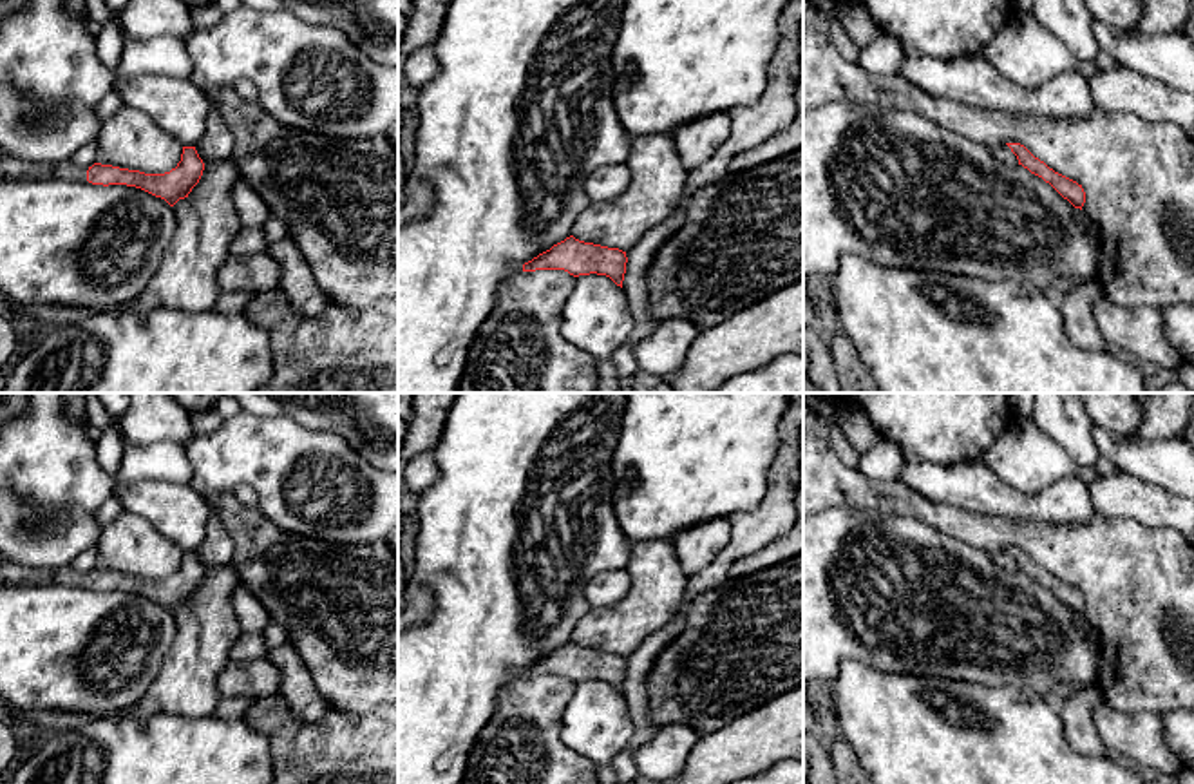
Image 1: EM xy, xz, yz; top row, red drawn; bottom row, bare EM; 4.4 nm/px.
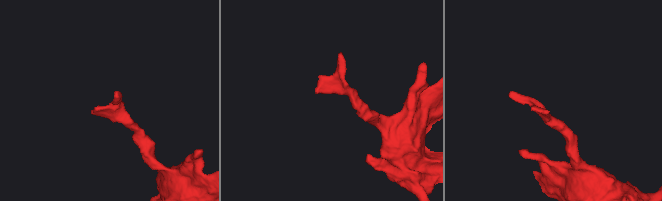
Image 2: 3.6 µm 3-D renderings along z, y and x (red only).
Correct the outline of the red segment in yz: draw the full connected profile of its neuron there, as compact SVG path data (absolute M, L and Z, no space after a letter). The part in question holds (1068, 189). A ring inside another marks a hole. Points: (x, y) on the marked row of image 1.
M1006 143L1011 152L1017 156L1019 165L1028 168L1031 174L1042 177L1046 183L1049 183L1064 199L1067 199L1075 208L1084 206L1085 203L1085 192L1082 185L1076 181L1055 172L1049 168L1044 161L1035 158L1024 145L1020 143Z

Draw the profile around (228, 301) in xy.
M223 292L213 306L219 313L239 313L255 297L251 292Z

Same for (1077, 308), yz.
M1091 284L1080 286L1066 297L1057 299L1066 331L1071 342L1082 349L1109 349L1102 337L1094 315L1096 288Z

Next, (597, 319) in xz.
M579 275L563 310L563 335L597 362L630 339L635 320L621 286L606 275Z

